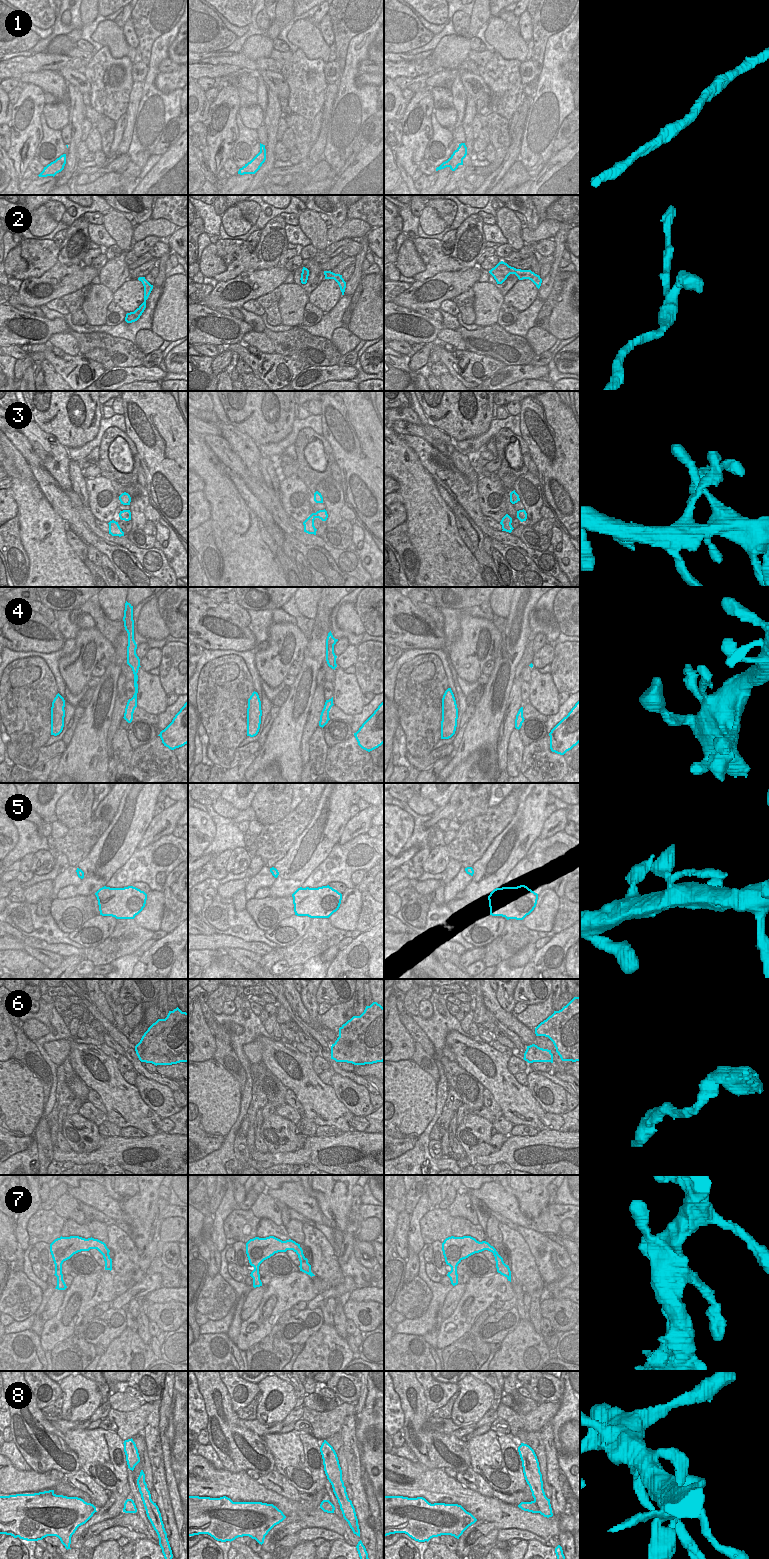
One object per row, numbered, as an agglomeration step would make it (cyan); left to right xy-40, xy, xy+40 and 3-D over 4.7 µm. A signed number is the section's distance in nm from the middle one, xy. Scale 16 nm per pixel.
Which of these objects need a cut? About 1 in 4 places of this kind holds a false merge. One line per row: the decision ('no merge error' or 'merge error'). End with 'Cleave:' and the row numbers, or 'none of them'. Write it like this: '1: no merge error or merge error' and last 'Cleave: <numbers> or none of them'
1: no merge error
2: no merge error
3: no merge error
4: merge error
5: no merge error
6: no merge error
7: no merge error
8: no merge error
Cleave: 4

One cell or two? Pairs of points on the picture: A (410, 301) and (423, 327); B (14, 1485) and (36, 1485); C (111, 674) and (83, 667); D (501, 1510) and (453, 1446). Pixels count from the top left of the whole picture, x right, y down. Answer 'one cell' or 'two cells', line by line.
A: two cells
B: one cell
C: two cells
D: two cells

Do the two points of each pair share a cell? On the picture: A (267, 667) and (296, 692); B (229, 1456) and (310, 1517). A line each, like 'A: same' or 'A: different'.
A: different
B: different

